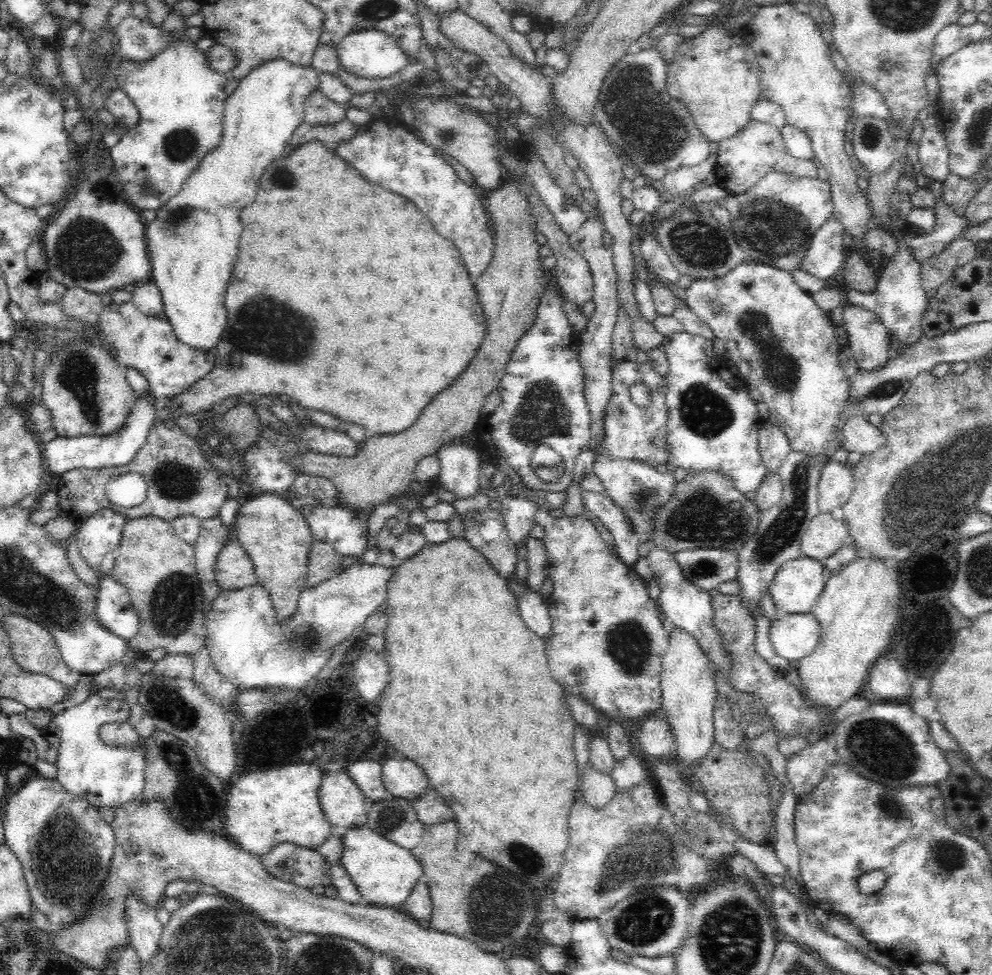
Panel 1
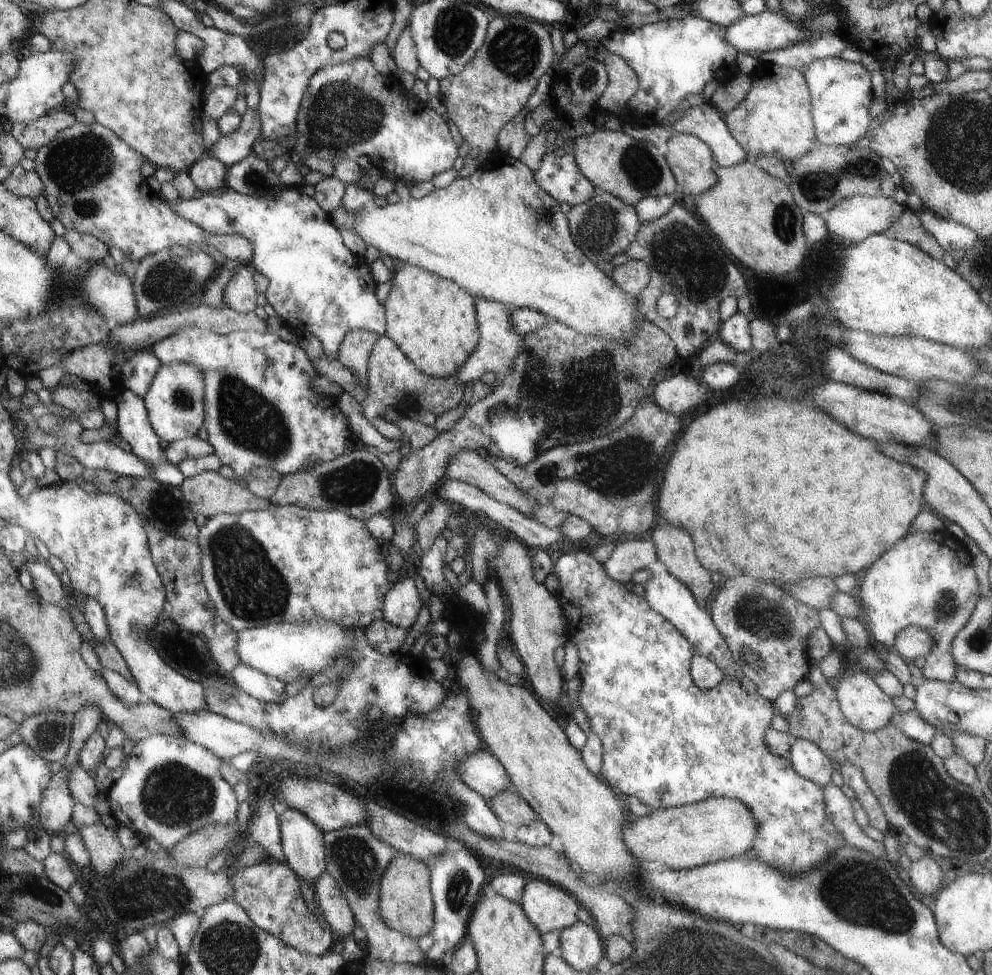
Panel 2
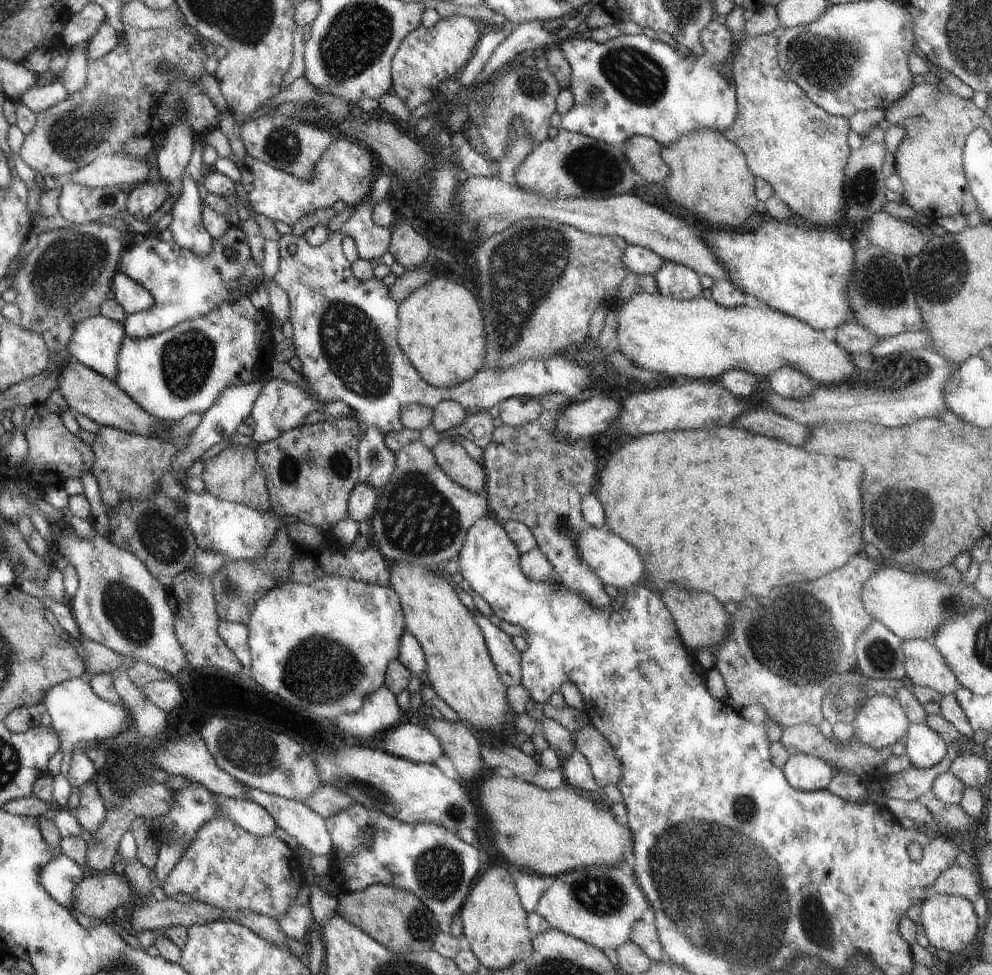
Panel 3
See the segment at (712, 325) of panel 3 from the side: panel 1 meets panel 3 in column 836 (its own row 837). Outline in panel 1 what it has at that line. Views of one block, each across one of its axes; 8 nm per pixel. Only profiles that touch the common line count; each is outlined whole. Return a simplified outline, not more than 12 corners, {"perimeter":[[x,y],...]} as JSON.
{"perimeter":[[370,828],[340,864],[364,904],[402,910],[424,868]]}

